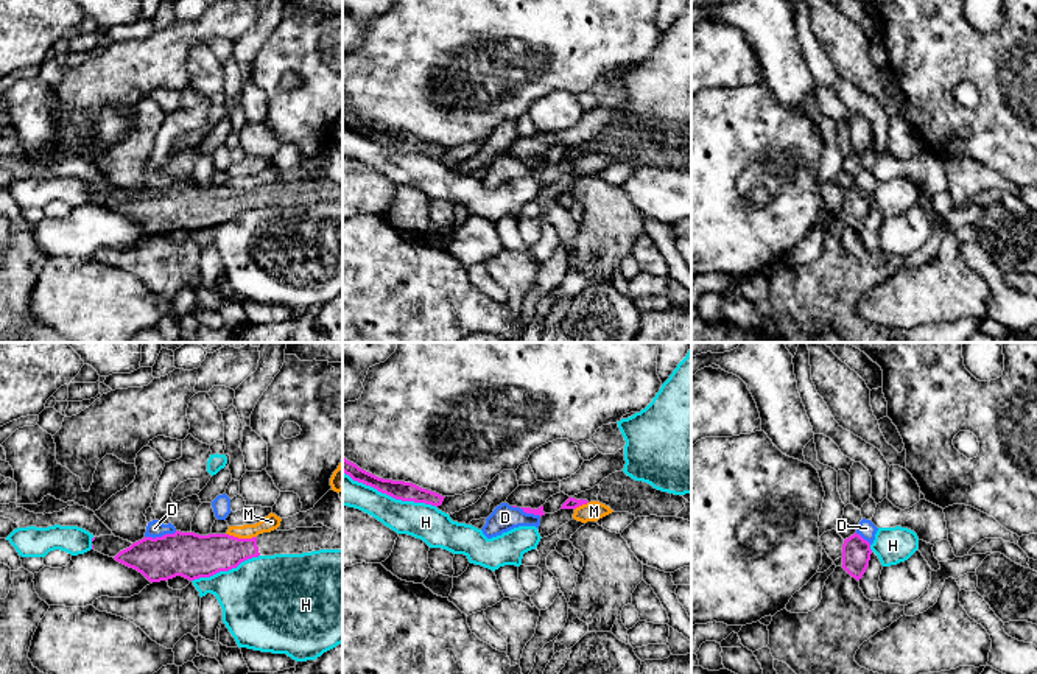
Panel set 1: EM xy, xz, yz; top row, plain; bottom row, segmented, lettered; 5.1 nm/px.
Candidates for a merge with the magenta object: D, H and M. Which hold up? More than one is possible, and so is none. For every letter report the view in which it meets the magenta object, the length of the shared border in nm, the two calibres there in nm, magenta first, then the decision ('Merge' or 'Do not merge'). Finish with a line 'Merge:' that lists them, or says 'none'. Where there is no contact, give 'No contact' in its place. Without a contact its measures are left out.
D: Touches magenta in xy. Shared border 170 nm. Thickness 240 nm (magenta) against 90 nm. Do not merge
H: Touches magenta in xz. Shared border 500 nm. Thickness 100 nm (magenta) against 190 nm. Do not merge
M: Touches magenta in xy. Shared border 160 nm. Thickness 220 nm (magenta) against 80 nm. Do not merge
Merge: none

